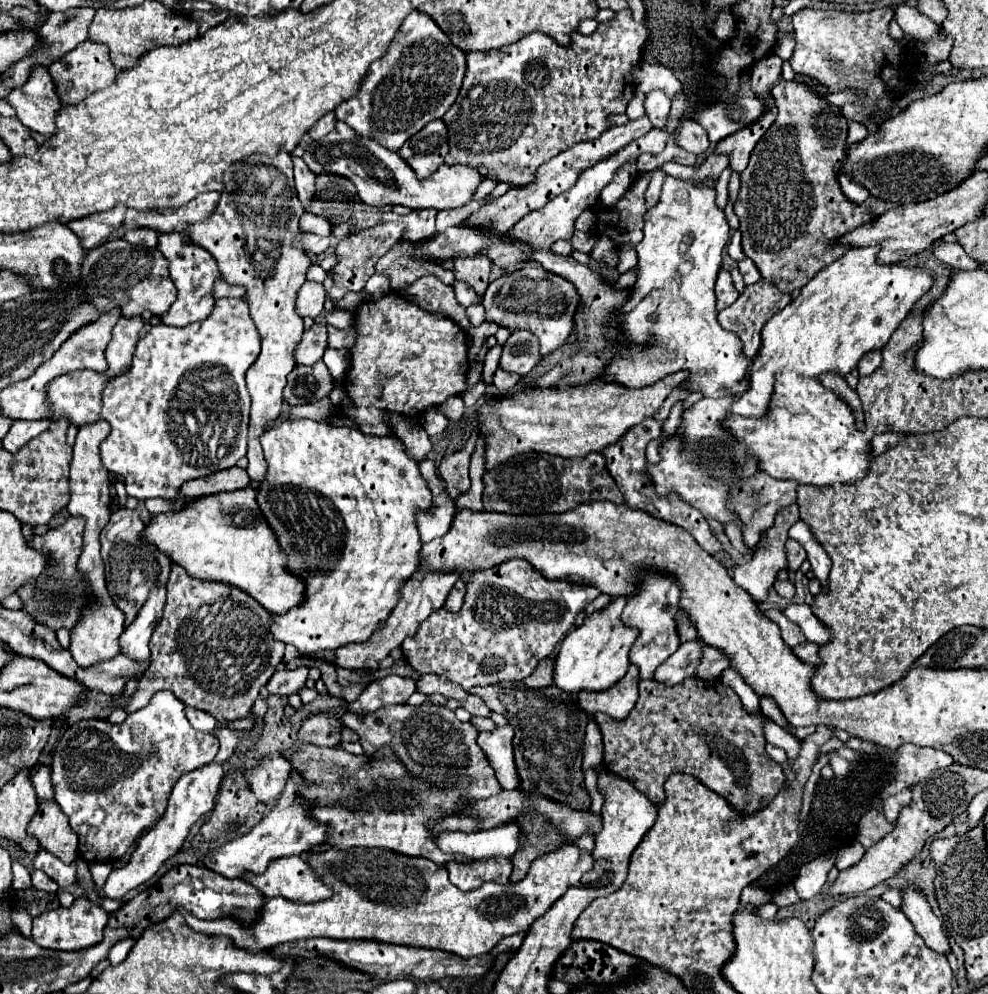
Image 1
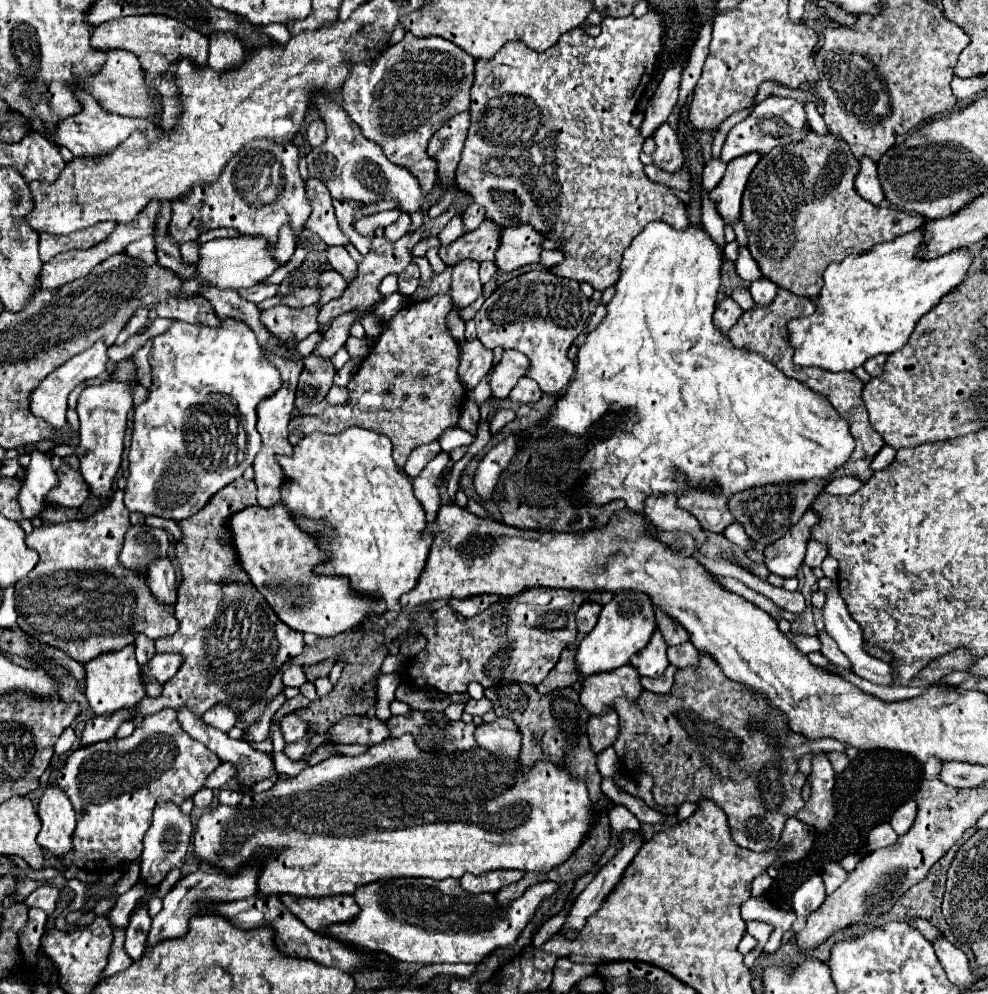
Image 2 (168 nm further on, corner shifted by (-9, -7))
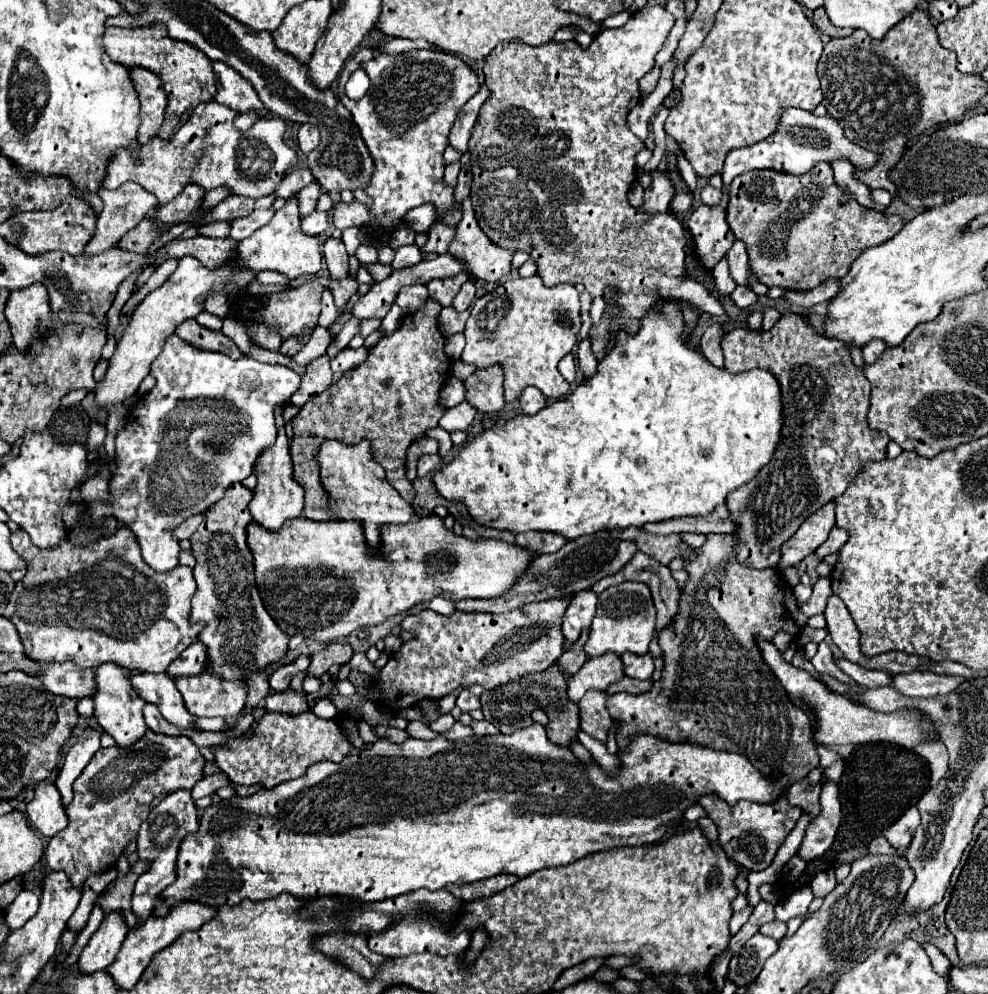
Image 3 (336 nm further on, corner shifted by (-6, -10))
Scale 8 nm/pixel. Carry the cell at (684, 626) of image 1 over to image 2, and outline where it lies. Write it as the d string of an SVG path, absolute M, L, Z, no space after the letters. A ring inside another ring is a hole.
M657 608L657 628L665 636L665 642L671 644L671 646L677 646L677 644L683 644L683 642L689 640L687 630L677 620L663 614L661 608Z

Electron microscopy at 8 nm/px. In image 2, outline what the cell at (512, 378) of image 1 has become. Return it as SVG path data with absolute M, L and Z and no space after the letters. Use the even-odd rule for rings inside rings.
M521 378L517 382L517 386L511 390L509 398L513 402L519 402L519 404L535 404L539 398L541 398L541 390L539 386L535 384L535 380L531 378Z

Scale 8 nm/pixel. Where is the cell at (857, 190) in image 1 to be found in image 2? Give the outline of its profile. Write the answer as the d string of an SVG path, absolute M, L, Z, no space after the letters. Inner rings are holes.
M863 160L855 186L857 186L859 196L871 204L881 204L885 200L881 182L877 178L877 166L871 160Z

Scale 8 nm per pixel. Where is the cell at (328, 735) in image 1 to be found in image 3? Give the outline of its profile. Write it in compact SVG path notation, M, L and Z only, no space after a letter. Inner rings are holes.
M376 725L376 727L372 727L372 731L374 731L380 739L388 739L388 741L392 741L392 743L402 743L402 741L408 737L408 735L406 735L406 731L396 729L396 727Z

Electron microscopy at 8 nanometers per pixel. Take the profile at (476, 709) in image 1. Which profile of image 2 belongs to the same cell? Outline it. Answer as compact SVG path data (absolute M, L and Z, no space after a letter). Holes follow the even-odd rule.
M487 698L465 702L465 712L469 712L471 716L483 716L483 714L489 712L489 710L491 710L491 702L489 702Z

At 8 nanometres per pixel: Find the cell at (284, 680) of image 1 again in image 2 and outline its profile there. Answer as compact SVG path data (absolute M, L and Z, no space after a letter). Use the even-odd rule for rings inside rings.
M289 666L289 668L283 672L283 684L285 684L285 686L299 688L303 682L305 682L305 674L303 674L303 668L301 668L301 666Z

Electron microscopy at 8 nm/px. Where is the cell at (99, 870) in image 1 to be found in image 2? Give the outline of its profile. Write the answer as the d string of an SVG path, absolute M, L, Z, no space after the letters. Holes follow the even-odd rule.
M117 928L113 932L113 946L111 946L111 952L109 952L109 964L105 968L105 976L107 978L117 974L117 972L121 972L121 970L127 970L133 964L133 960L125 952L123 944L125 944L125 930Z

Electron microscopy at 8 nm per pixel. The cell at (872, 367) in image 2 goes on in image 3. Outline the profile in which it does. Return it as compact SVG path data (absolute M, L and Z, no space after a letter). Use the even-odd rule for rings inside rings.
M876 339L876 341L868 343L868 345L862 349L864 363L866 363L866 365L872 365L872 363L874 363L882 353L884 353L884 349L886 349L886 345L884 345L880 339Z

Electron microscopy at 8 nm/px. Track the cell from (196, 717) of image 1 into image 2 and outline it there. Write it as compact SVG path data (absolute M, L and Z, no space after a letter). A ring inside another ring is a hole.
M215 704L203 714L203 720L207 720L207 724L211 724L223 732L229 732L237 724L239 716L227 704Z

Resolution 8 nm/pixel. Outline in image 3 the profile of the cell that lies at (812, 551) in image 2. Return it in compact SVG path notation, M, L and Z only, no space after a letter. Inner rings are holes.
M834 527L834 529L830 531L830 537L828 537L828 539L814 551L814 555L816 555L818 559L824 559L826 555L836 553L846 541L848 541L848 533L842 531L842 529L838 529L838 527Z

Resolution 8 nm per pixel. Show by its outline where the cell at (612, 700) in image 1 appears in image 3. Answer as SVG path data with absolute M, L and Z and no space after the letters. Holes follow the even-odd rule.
M606 653L596 659L588 659L584 667L570 677L572 681L568 683L568 697L578 703L586 691L596 689L596 691L608 691L612 683L618 683L624 677L624 665L620 657Z

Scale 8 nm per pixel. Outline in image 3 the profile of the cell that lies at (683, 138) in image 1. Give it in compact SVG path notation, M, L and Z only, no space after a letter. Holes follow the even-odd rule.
M706 185L702 189L702 203L704 205L716 205L716 203L720 203L720 197L722 197L722 191L712 185Z

